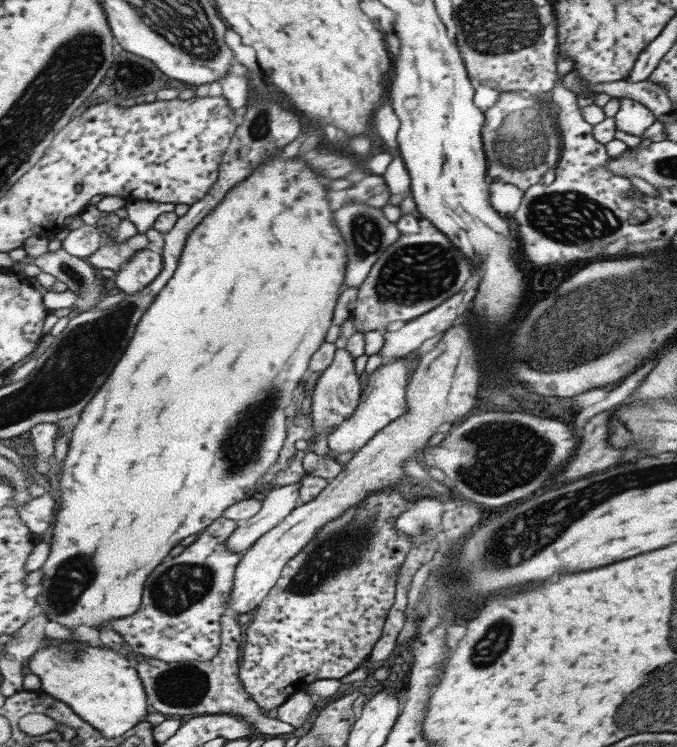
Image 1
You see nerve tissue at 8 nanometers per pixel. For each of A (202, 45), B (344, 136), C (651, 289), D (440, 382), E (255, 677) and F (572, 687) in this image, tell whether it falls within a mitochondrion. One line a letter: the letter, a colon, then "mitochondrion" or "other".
A: mitochondrion
B: other
C: mitochondrion
D: other
E: other
F: other

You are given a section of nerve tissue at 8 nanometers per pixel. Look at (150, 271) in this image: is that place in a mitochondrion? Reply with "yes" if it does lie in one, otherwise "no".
no

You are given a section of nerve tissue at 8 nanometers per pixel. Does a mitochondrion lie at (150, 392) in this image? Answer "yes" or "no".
no

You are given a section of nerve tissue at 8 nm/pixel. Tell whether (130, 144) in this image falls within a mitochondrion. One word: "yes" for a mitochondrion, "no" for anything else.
no

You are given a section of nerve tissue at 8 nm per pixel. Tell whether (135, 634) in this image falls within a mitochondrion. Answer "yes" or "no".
no

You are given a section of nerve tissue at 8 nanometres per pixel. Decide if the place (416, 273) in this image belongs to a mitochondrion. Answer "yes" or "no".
yes

